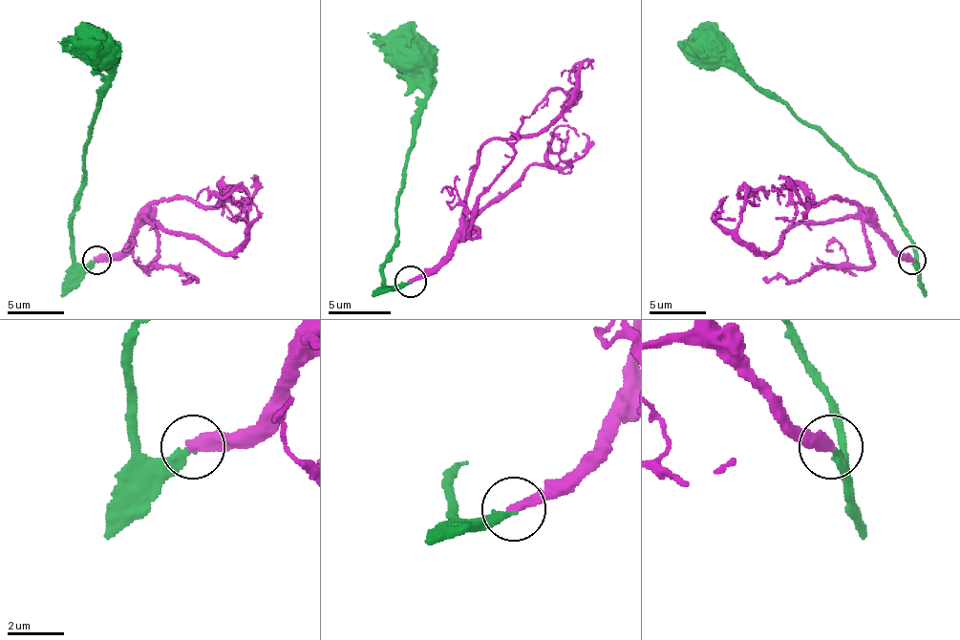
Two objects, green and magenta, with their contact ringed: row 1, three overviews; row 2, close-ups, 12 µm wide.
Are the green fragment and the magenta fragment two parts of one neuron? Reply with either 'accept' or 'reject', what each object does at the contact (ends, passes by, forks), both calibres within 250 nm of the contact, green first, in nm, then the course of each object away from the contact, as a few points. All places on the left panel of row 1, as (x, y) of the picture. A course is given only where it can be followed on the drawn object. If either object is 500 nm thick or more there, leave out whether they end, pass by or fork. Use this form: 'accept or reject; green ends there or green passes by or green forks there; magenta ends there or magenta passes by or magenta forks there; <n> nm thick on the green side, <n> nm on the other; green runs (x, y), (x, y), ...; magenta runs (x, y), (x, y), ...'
accept; green ends there; magenta ends there; 300 nm thick on the green side, 400 nm on the other; green runs (96, 259), (81, 265), (73, 253), (87, 132), (104, 83), (98, 63), (87, 52), (96, 46); magenta runs (96, 259), (113, 259), (143, 220), (224, 253), (248, 236), (243, 188), (215, 197), (206, 188), (198, 200)

